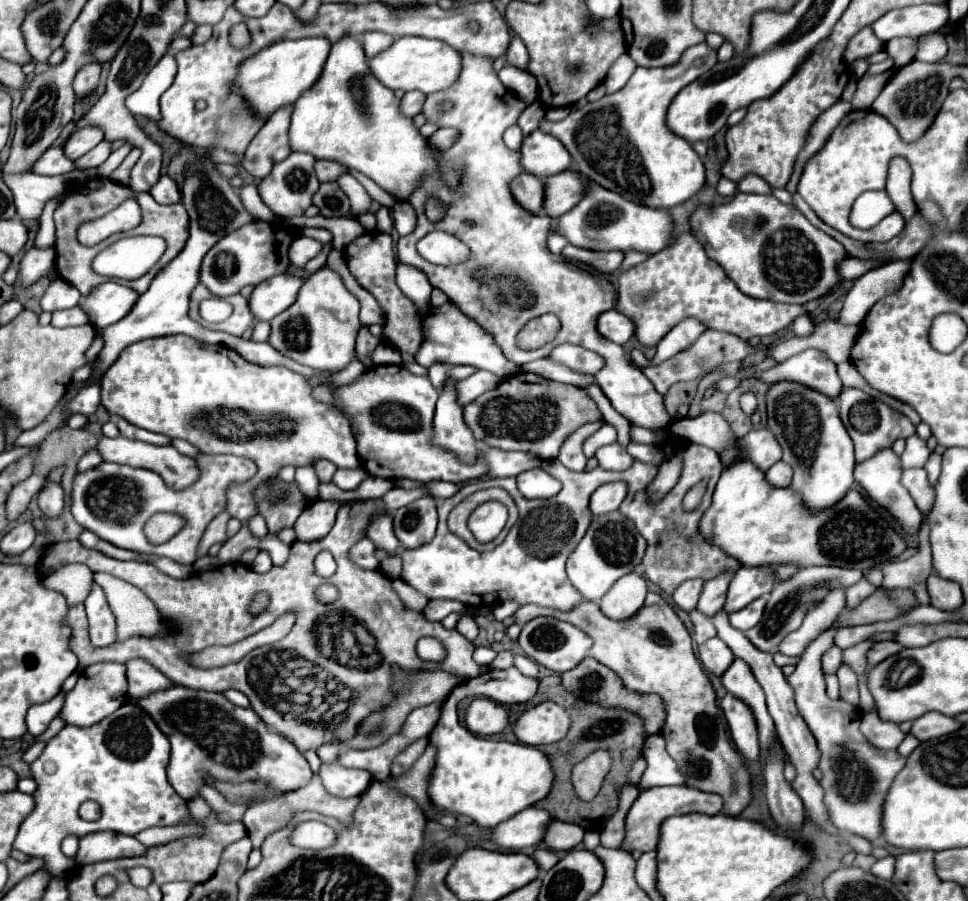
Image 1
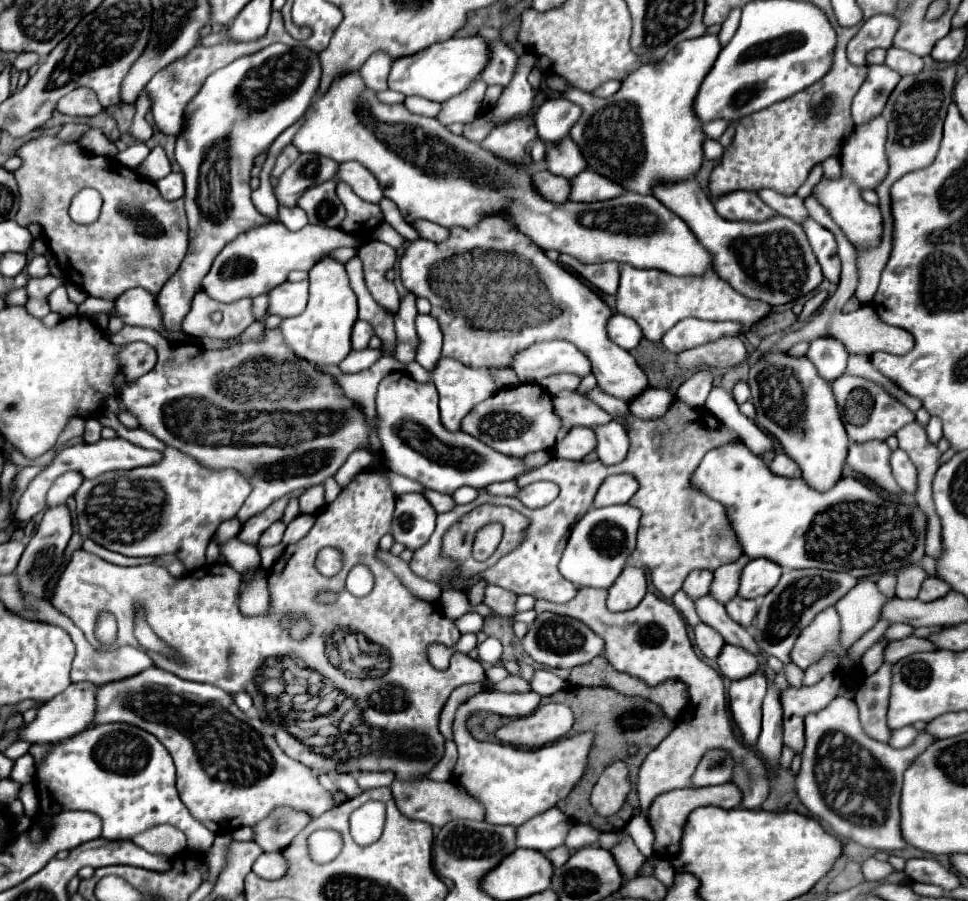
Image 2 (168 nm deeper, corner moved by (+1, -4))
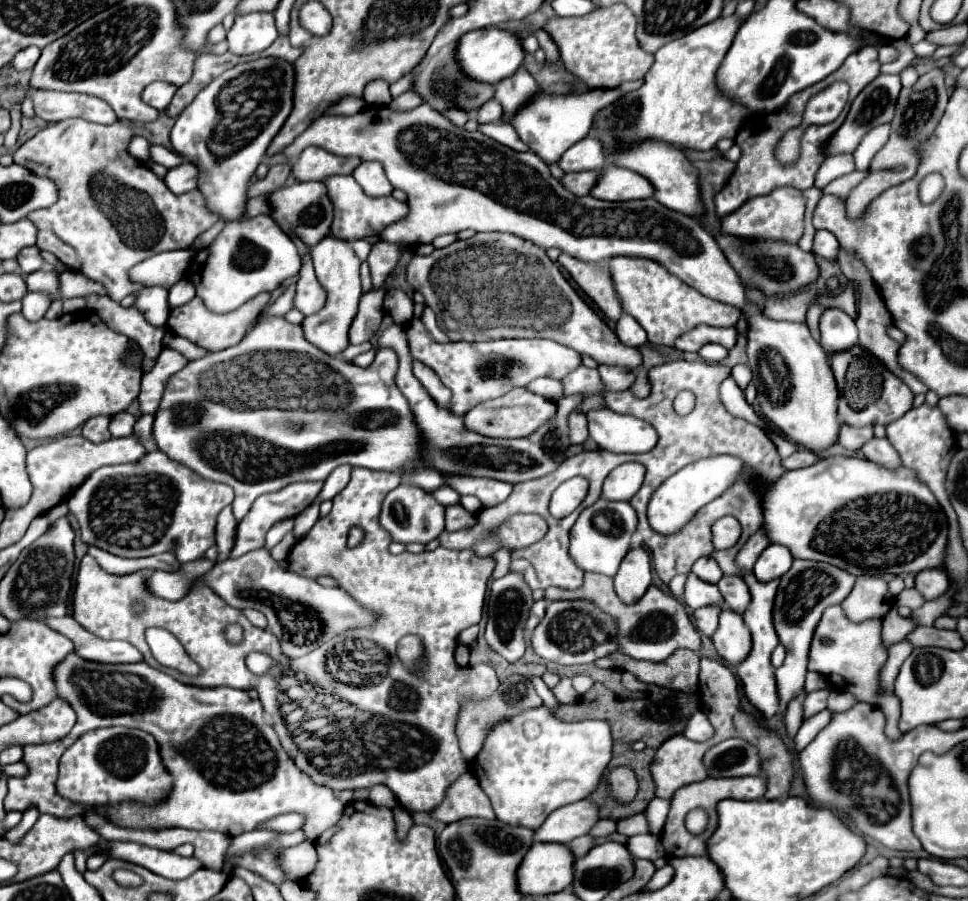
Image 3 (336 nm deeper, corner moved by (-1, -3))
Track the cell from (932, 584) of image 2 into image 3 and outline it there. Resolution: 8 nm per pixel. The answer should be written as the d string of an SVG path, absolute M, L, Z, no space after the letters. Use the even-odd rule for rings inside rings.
M923 569L915 575L915 589L925 601L933 601L949 591L949 579L941 569Z

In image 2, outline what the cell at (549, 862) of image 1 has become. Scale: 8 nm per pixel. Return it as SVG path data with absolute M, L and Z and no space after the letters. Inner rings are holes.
M559 846L559 848L551 850L551 862L553 862L555 868L563 866L563 864L569 860L569 856L571 856L571 852L569 852L567 846Z

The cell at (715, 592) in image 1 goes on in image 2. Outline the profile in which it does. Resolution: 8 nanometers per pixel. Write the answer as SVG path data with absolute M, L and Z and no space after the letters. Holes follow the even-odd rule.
M741 554L735 562L723 564L721 568L715 570L715 580L711 584L711 594L719 600L719 602L727 602L731 600L731 596L737 594L739 588L739 580L741 580L741 572L745 568L745 564L749 562L749 556Z

